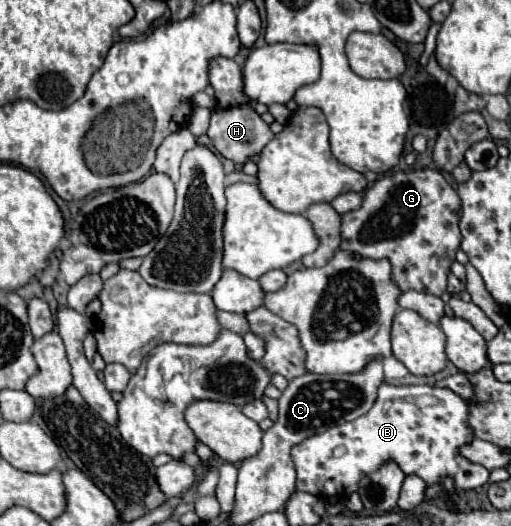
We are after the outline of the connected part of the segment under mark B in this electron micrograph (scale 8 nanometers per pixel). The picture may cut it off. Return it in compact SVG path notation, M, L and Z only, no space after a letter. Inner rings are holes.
M382 384L378 390L378 400L372 410L352 422L332 426L330 430L310 436L292 448L292 458L296 466L296 490L310 492L314 496L340 496L346 498L356 492L358 482L364 474L378 470L386 460L396 460L406 474L418 474L426 484L440 482L444 476L452 476L456 490L474 490L488 482L488 470L480 464L472 464L458 454L458 446L470 442L472 430L466 424L468 406L450 388L430 388L430 386L390 386Z

